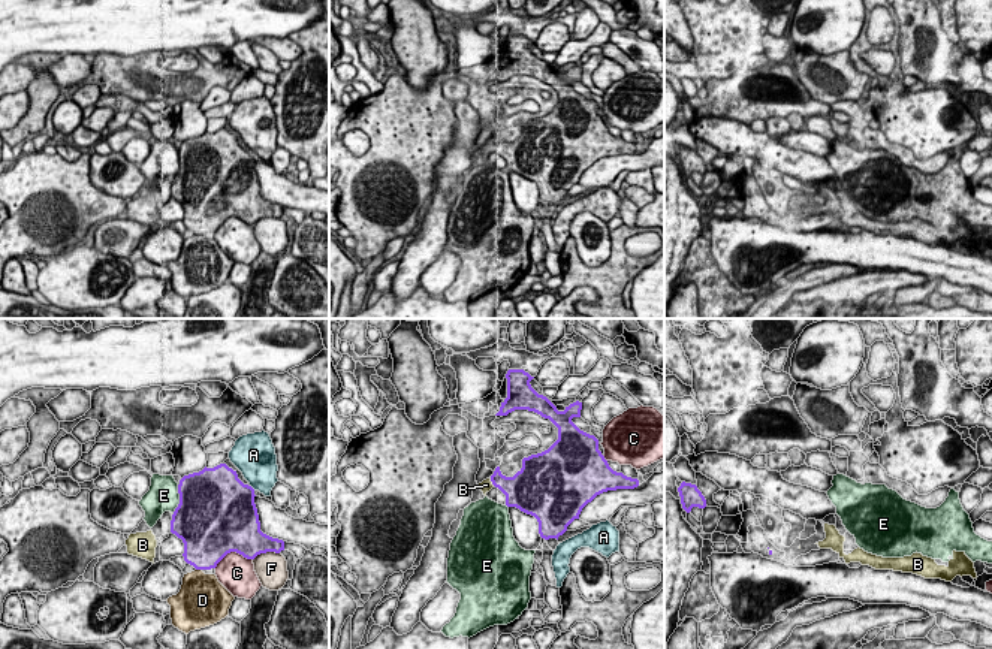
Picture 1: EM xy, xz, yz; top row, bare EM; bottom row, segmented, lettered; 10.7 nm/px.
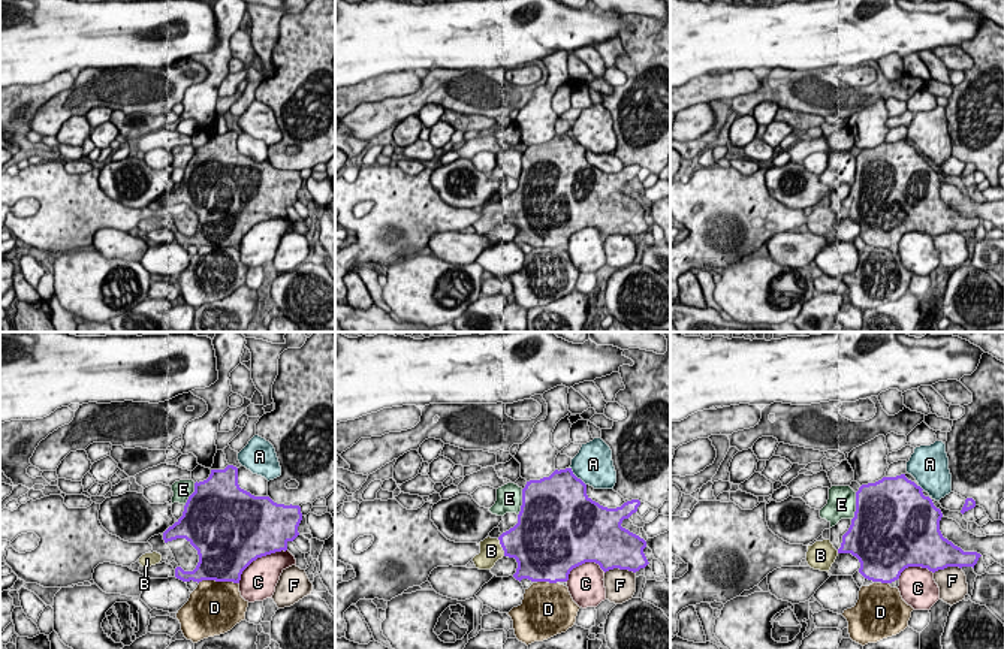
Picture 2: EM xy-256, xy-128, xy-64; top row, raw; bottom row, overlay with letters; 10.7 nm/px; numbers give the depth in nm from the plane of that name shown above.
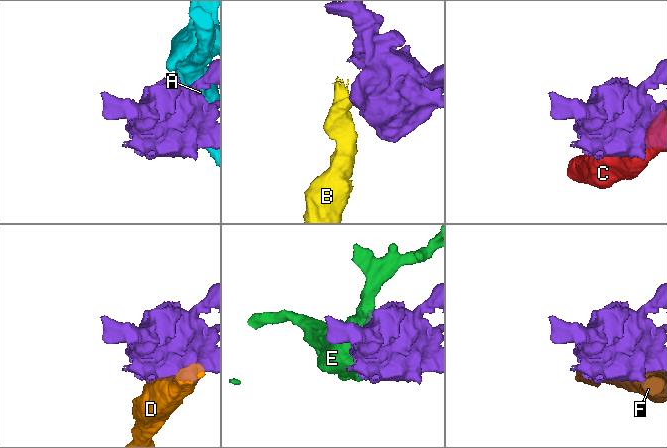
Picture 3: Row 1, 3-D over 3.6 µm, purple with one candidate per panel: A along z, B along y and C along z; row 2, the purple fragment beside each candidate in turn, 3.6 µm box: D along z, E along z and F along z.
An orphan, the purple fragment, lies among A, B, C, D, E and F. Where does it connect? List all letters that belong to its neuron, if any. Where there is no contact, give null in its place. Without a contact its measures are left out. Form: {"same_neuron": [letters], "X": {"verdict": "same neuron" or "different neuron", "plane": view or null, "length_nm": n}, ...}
{"same_neuron": ["B"], "A": {"verdict": "different neuron", "plane": "xy", "length_nm": 80}, "B": {"verdict": "same neuron", "plane": "xz", "length_nm": 100}, "C": {"verdict": "different neuron", "plane": "xy", "length_nm": 420}, "D": {"verdict": "different neuron", "plane": "xy", "length_nm": 70}, "E": {"verdict": "different neuron", "plane": "xy", "length_nm": 340}, "F": {"verdict": "different neuron", "plane": "xy", "length_nm": 300}}

